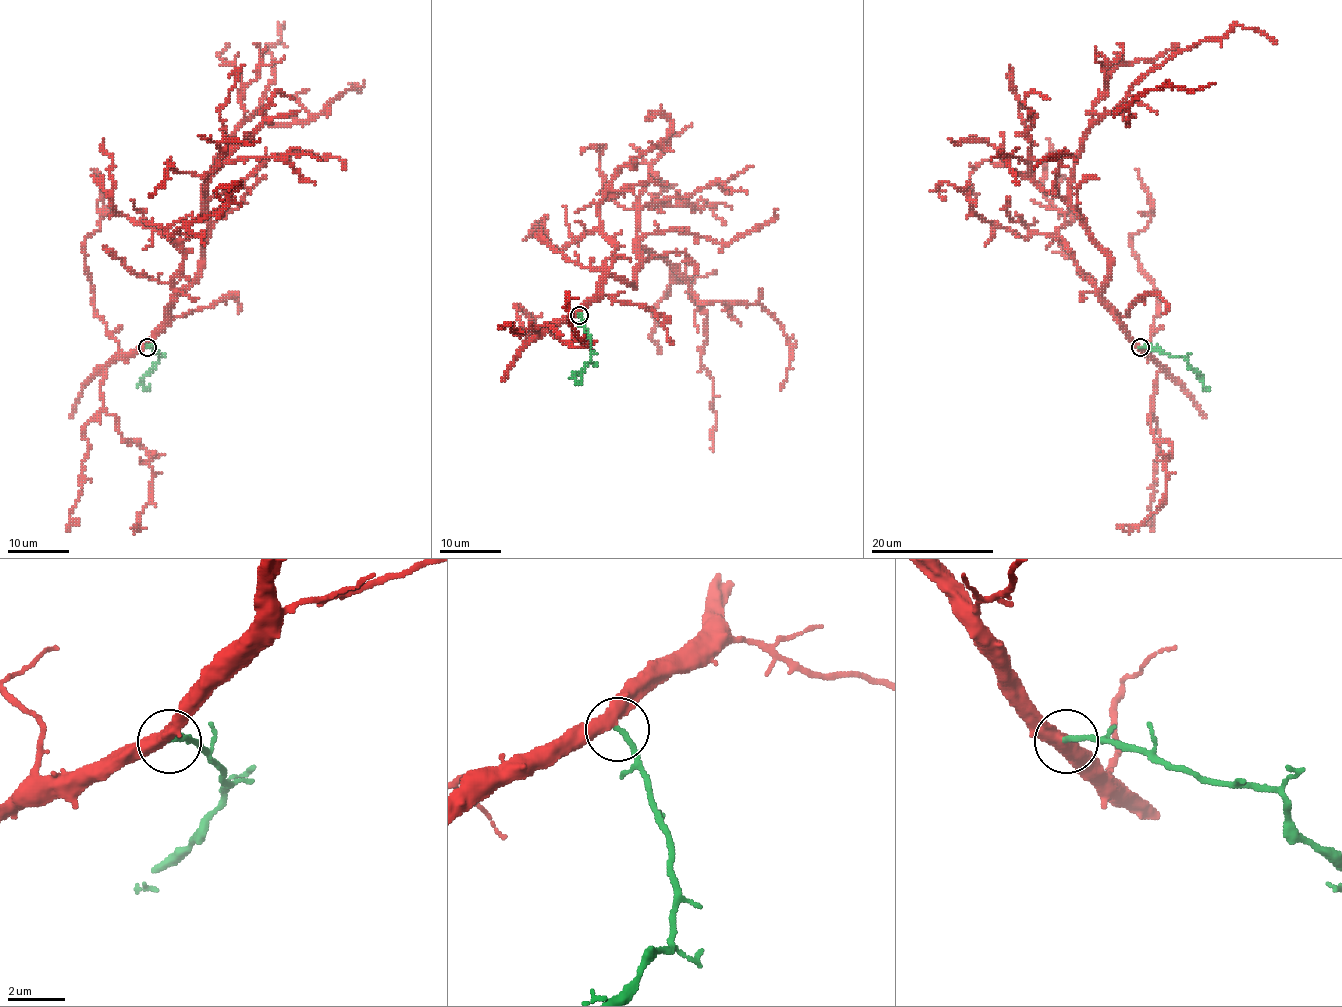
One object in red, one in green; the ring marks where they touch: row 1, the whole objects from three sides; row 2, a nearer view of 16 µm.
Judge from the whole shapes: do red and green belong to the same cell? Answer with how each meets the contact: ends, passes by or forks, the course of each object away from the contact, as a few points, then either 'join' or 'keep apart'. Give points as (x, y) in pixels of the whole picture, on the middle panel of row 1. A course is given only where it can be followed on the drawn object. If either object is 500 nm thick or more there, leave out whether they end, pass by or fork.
red passes by | green ends | red via (579, 314), (608, 277), (633, 283), (636, 245), (674, 270), (706, 314), (700, 363), (712, 380), (714, 451) | green via (579, 314), (590, 339), (591, 357), (574, 375), (577, 382), (580, 379) | join

